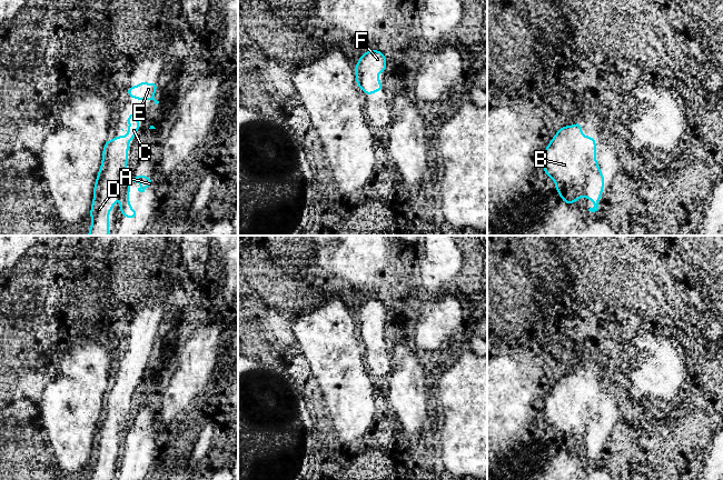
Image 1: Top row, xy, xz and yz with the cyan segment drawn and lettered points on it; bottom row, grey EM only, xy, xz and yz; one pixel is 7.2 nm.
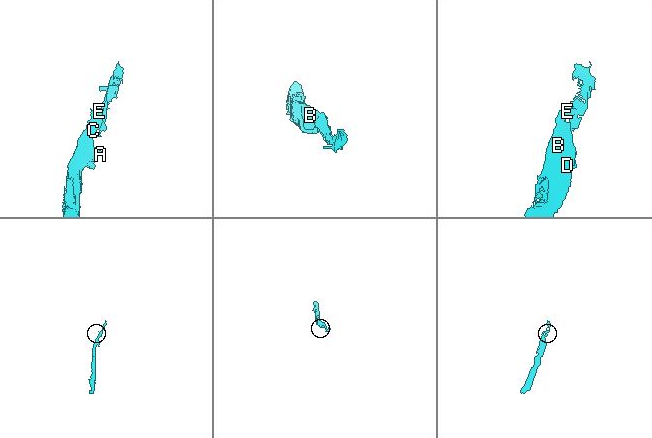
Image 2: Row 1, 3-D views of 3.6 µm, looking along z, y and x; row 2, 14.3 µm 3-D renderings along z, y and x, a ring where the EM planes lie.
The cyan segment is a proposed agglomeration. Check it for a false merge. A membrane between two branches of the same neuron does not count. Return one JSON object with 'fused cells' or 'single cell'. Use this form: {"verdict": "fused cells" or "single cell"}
{"verdict": "single cell"}

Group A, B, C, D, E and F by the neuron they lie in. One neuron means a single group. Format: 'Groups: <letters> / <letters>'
Groups: A B C D E F

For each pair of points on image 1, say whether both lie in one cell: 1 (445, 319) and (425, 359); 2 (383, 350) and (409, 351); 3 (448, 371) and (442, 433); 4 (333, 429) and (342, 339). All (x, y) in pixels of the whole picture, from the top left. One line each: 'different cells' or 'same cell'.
1: same cell
2: same cell
3: same cell
4: same cell

